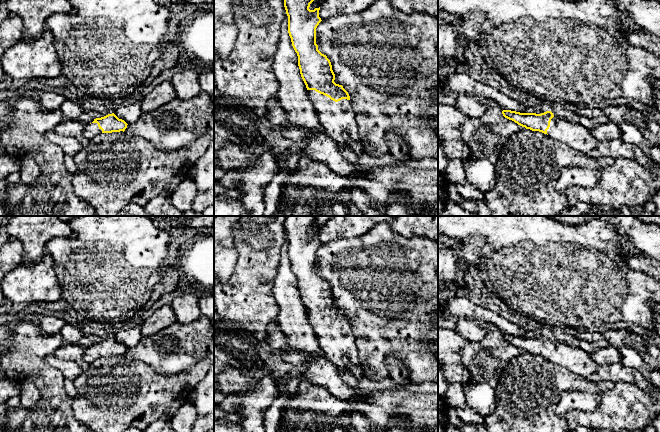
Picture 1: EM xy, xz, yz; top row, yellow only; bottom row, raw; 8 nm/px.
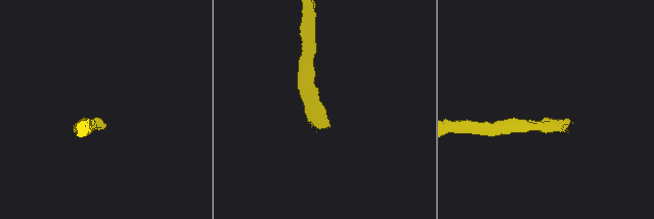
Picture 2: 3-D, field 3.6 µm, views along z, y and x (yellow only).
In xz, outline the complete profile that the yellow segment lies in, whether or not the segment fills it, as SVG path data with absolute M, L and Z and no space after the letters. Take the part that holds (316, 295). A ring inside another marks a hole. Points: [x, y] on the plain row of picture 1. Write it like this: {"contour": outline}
{"contour": "M286 216L284 223L284 231L288 240L288 257L298 280L301 301L324 357L342 371L349 372L348 362L363 369L365 365L360 362L350 320L342 309L334 306L335 298L331 286L326 279L318 274L316 252L322 244L319 241L320 231L314 234L309 233L314 223L315 216Z"}

